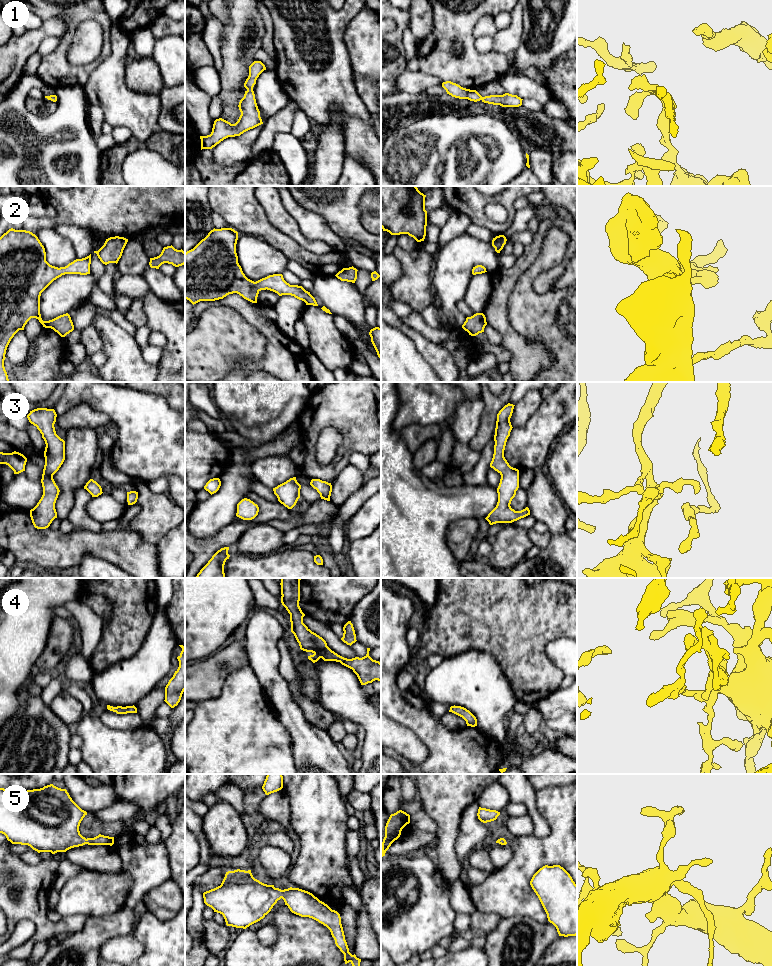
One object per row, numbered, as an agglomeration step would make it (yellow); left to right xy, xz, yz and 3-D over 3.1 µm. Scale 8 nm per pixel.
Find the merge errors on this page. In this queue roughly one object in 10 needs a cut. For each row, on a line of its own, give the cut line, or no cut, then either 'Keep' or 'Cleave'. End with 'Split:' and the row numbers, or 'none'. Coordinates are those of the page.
1: No split. Keep
2: No split. Keep
3: No split. Keep
4: No split. Keep
5: No split. Keep
Split: none

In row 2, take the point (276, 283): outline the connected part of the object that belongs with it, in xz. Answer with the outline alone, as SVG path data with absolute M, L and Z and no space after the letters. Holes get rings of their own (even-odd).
M232 228L213 229L193 249L185 253L185 299L193 305L200 301L215 301L237 293L244 299L257 303L261 290L270 290L279 296L291 295L306 305L318 306L315 298L302 286L290 285L282 274L273 274L256 282L248 279L238 263L236 244L238 232Z

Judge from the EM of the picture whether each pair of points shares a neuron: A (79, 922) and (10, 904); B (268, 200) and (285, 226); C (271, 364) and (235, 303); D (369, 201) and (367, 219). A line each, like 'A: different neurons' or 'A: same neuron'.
A: same neuron
B: same neuron
C: same neuron
D: same neuron

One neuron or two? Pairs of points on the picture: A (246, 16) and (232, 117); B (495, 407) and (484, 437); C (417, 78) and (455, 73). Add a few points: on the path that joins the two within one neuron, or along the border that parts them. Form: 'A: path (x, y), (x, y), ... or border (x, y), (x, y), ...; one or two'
A: path (240, 41), (235, 71), (232, 77), (232, 92); one
B: path (489, 414), (486, 430); one
C: border (419, 69), (438, 77), (442, 82); two

